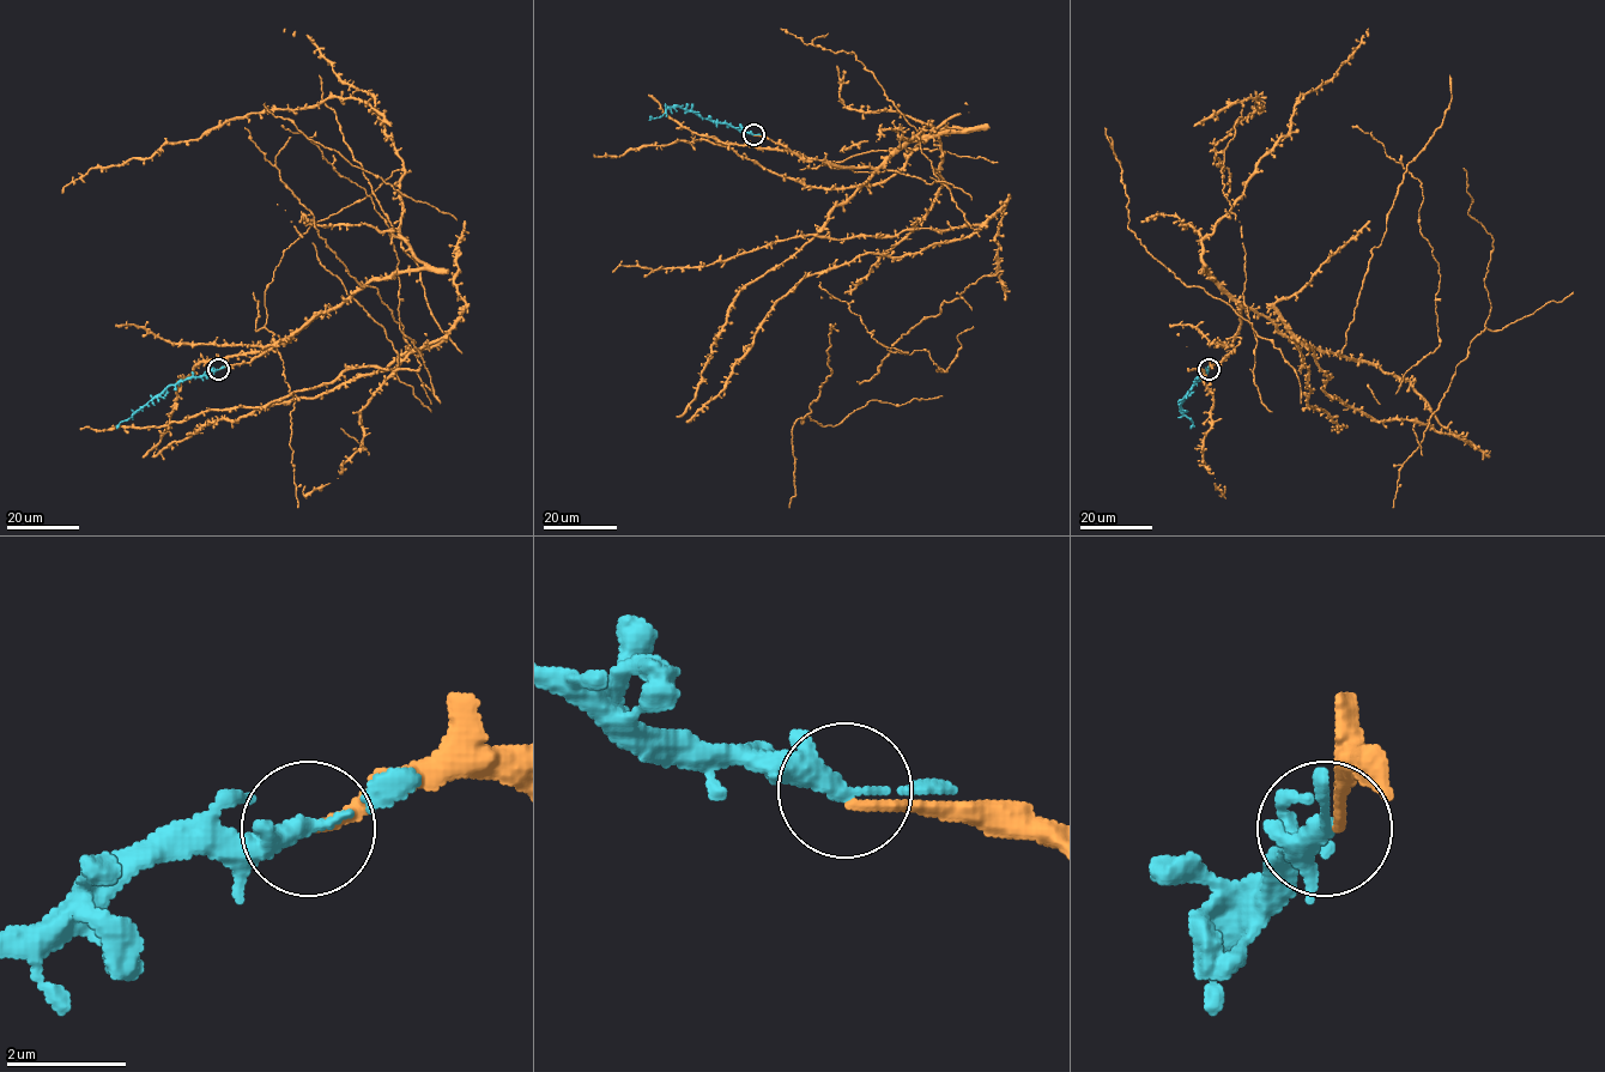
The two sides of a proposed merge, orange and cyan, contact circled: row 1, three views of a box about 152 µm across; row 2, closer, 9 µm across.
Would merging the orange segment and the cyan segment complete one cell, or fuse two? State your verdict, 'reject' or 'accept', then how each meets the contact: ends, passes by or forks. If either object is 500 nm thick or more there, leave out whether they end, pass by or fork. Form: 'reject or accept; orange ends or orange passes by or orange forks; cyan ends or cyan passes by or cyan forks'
accept; orange ends; cyan forks

